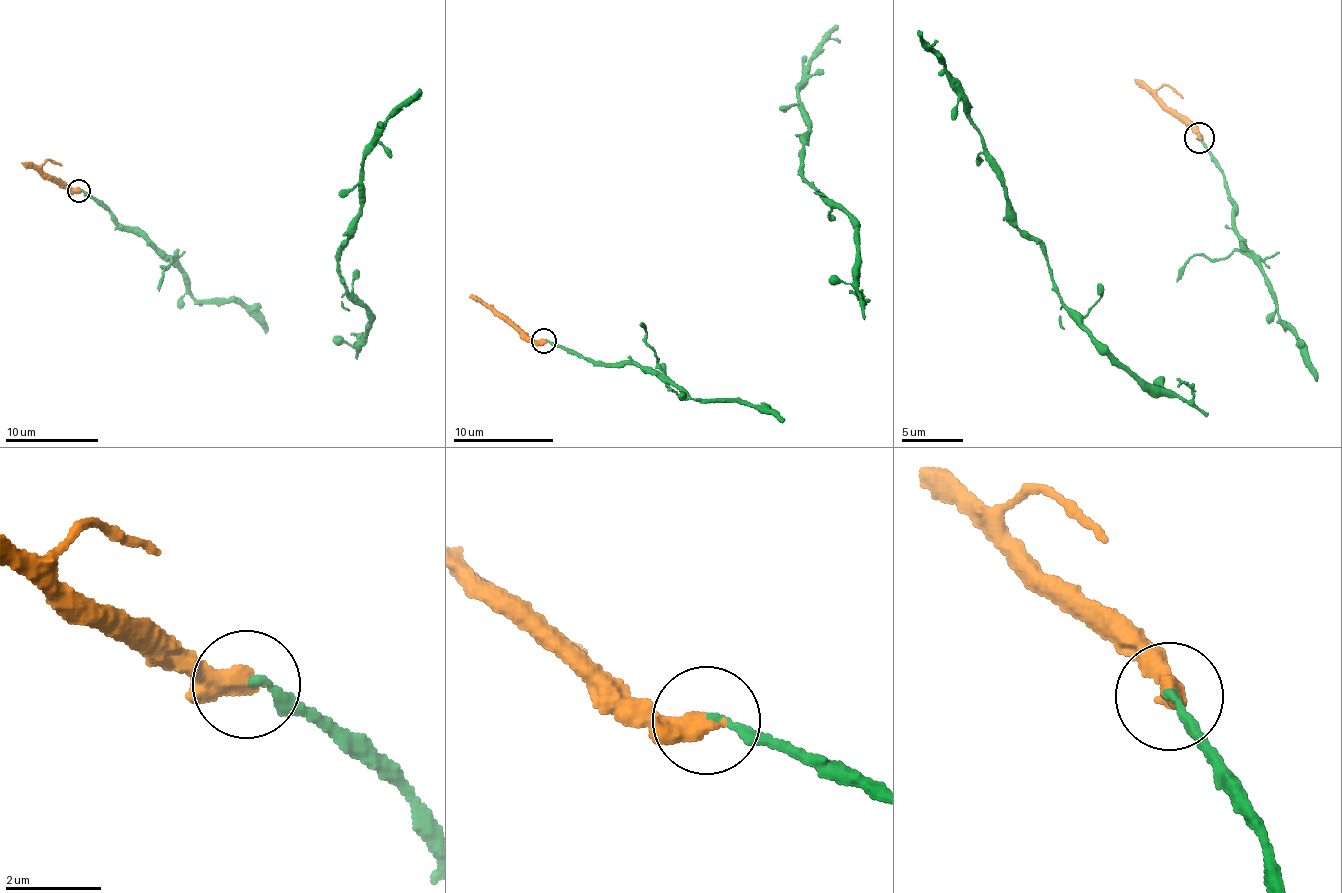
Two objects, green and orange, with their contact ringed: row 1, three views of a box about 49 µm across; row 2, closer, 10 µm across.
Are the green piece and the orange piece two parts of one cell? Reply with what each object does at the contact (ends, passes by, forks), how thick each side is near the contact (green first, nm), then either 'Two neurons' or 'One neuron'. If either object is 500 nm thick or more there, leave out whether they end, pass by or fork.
At the ring green ends. At the ring orange passes by. Thickness 200 nm (green) against 340 nm. One neuron

